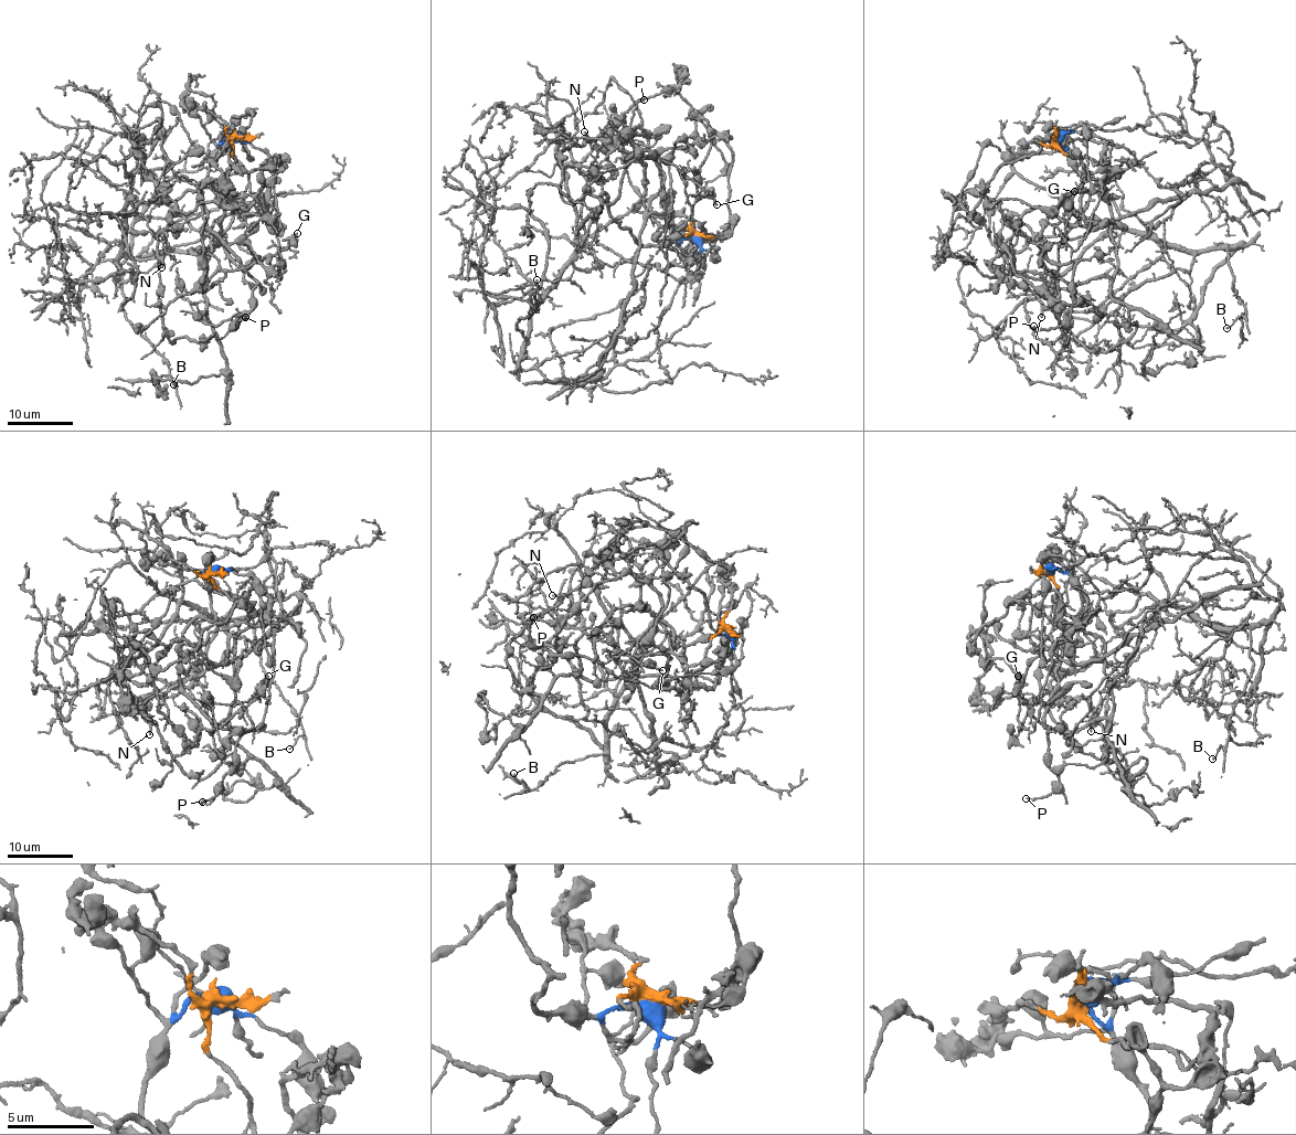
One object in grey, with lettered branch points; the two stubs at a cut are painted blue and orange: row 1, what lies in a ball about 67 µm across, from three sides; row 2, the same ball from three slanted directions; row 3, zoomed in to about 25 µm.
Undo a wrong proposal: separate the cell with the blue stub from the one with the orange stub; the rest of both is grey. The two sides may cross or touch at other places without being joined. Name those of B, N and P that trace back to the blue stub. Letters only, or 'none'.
B, P

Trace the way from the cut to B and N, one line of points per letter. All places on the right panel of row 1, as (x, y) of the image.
B: (1055, 139), (1079, 189), (1090, 173), (1121, 174), (1095, 184), (1083, 214), (1224, 247), (1246, 314), (1225, 327)
N: (1055, 139), (1066, 154), (1105, 166), (1117, 248), (1111, 296), (1137, 325), (1093, 351), (1049, 310), (1041, 317)

